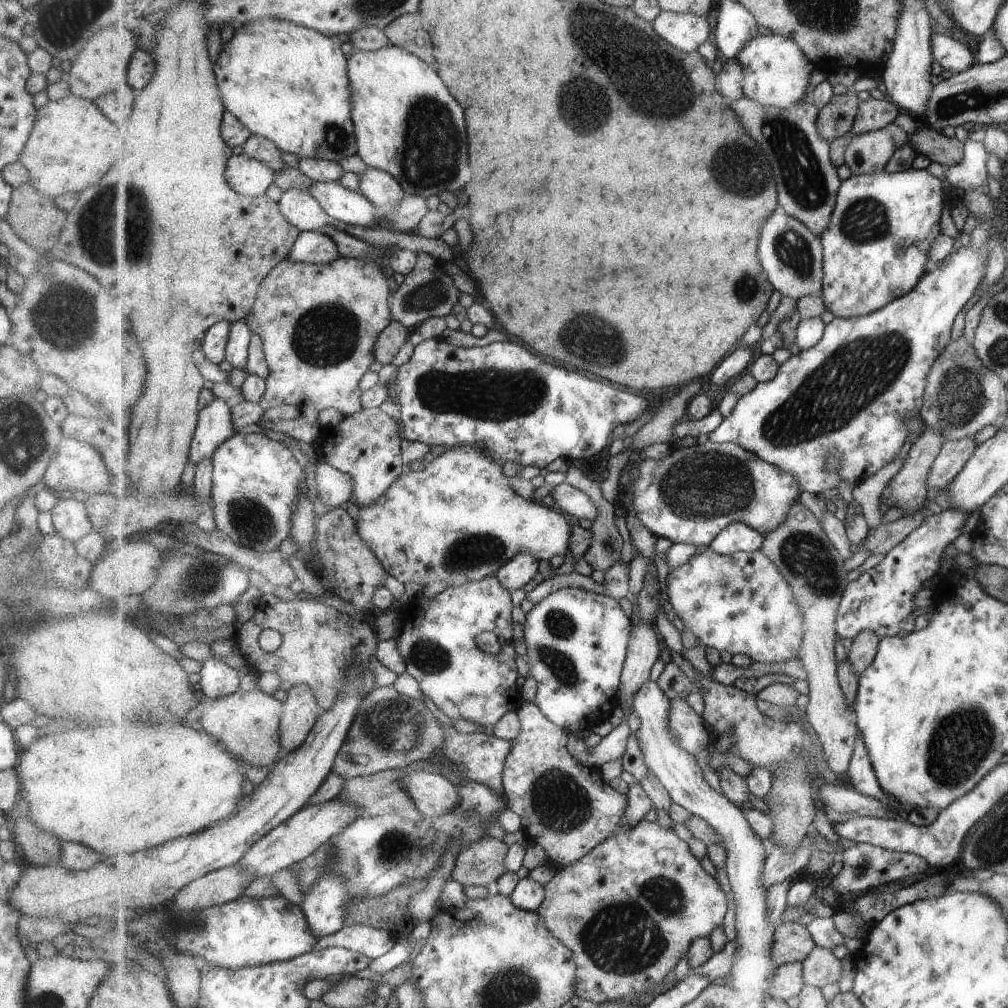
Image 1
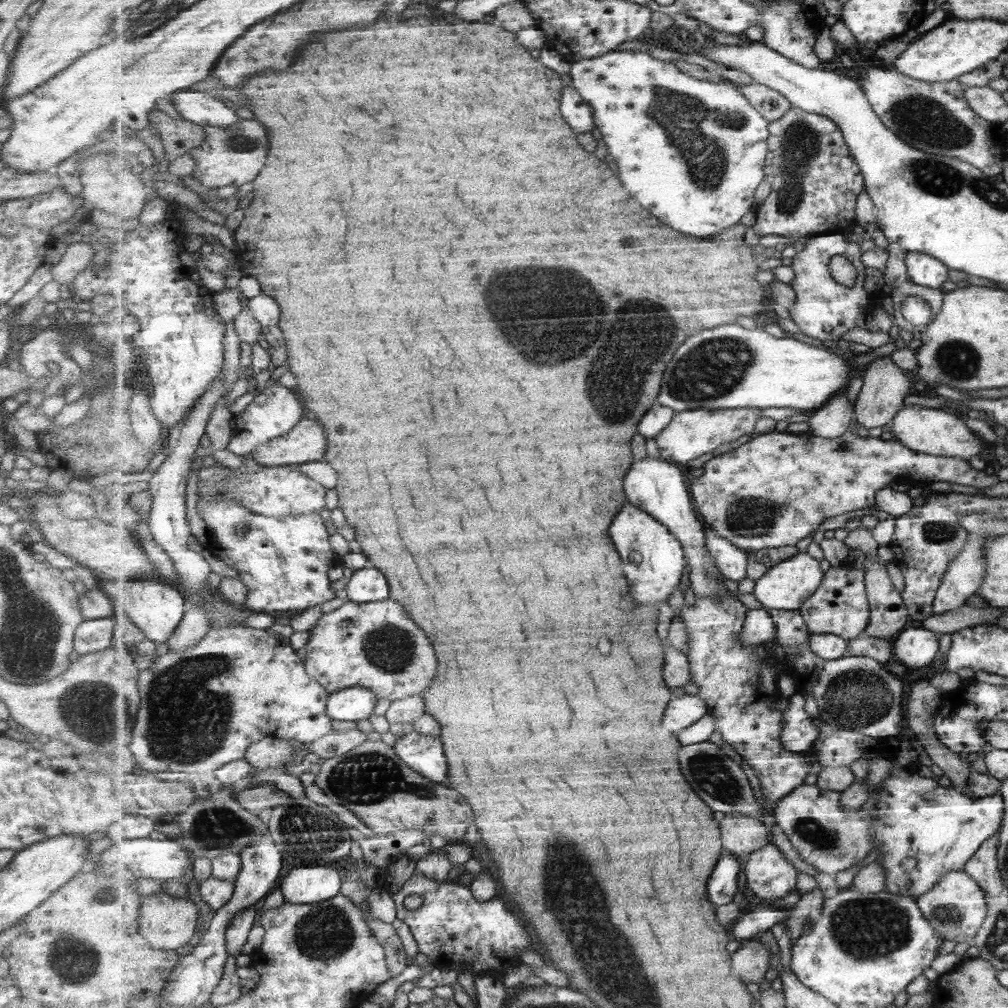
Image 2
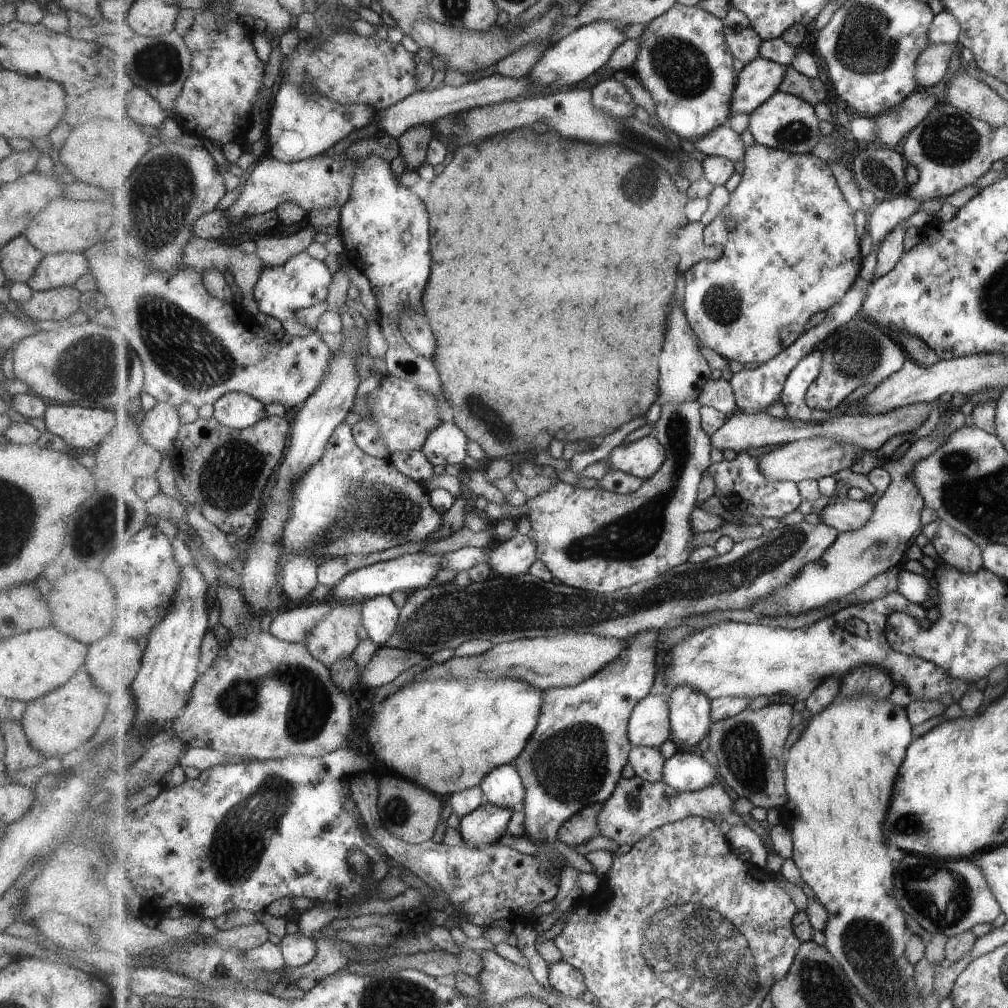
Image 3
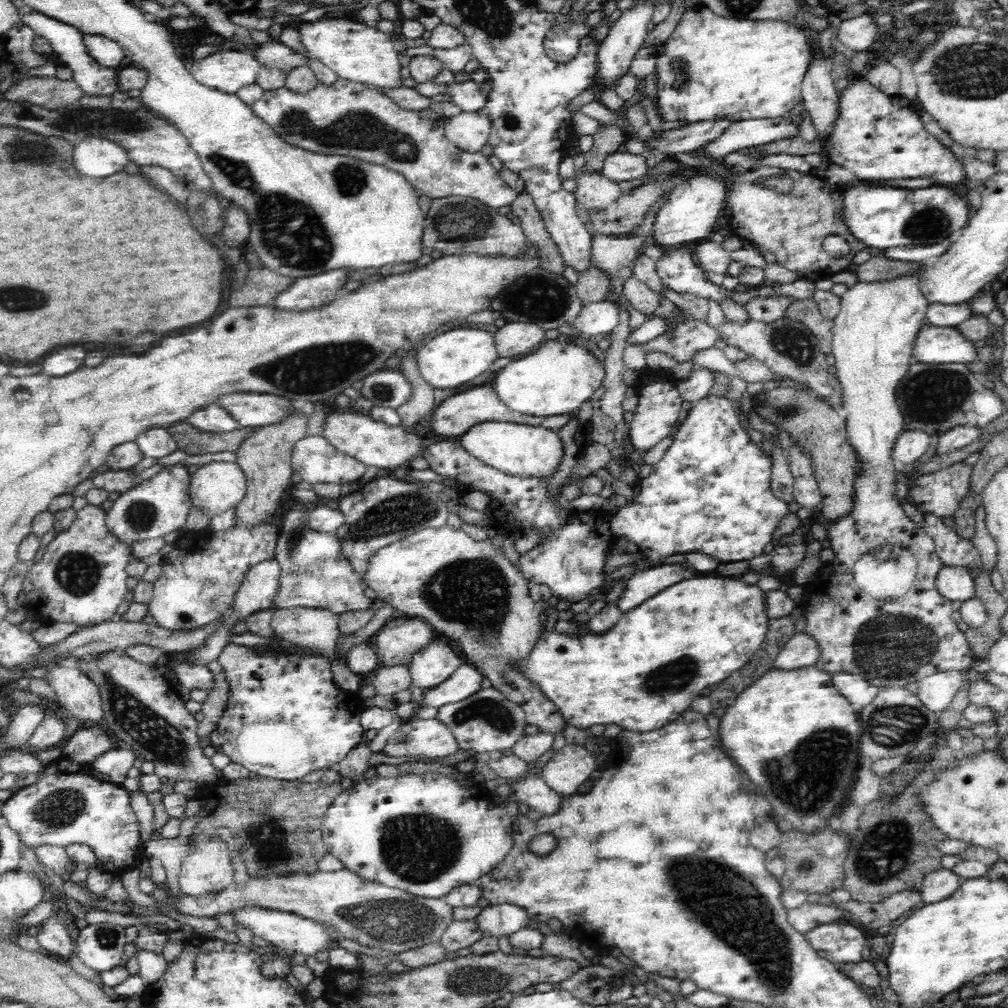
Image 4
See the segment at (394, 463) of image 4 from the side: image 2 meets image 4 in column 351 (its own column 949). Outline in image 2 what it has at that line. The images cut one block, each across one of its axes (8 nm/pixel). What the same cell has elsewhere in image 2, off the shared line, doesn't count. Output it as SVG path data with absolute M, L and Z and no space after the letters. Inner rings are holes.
M904 406L890 425L894 438L908 445L909 448L930 455L959 457L969 459L979 456L985 450L986 441L981 439L967 421L959 416L936 408L923 408L923 406Z

